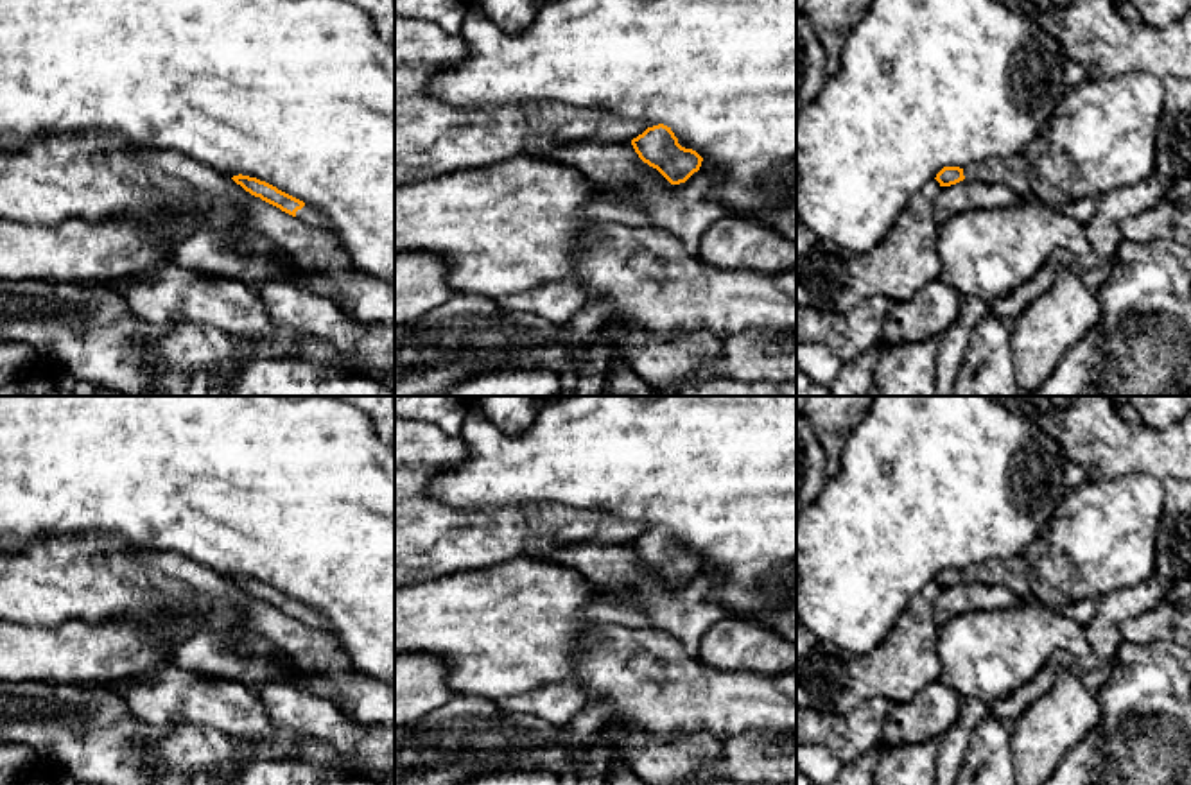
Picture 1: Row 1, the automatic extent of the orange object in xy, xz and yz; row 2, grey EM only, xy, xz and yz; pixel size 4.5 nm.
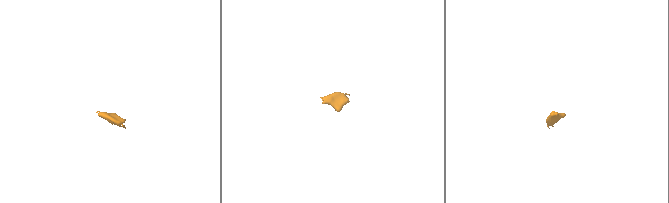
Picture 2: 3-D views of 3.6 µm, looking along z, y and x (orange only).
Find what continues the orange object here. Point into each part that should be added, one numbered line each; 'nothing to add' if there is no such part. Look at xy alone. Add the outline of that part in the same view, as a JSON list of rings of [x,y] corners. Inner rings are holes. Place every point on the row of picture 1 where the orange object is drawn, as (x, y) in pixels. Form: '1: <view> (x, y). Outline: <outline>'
1: xy (307, 214). Outline: [[[305,204],[301,210],[296,211],[296,217],[307,224],[328,229],[328,220],[312,206]]]

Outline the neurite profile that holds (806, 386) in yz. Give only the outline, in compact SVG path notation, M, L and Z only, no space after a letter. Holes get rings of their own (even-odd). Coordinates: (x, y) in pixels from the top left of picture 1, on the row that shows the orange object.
M796 367L796 396L832 396L832 392Z

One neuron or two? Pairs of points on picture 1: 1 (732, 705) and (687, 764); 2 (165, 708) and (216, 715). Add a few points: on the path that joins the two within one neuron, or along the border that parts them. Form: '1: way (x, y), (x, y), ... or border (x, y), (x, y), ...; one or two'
1: border (648, 733), (659, 739), (689, 737); two
2: way (178, 708), (203, 708); one

